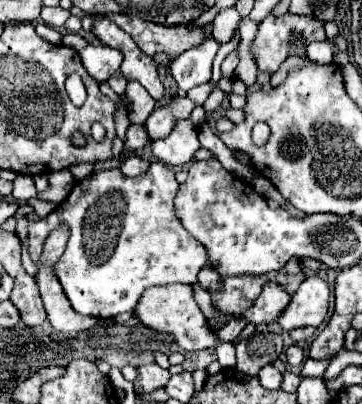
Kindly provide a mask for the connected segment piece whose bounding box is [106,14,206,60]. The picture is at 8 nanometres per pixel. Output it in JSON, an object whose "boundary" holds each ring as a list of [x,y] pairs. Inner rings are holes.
{"boundary":[[[106,14],[106,16],[114,20],[124,32],[128,32],[132,40],[138,44],[138,48],[148,56],[168,54],[168,58],[174,60],[178,52],[186,52],[186,48],[202,44],[202,36],[206,36],[206,32],[202,32],[200,26],[190,26],[190,24],[160,26],[154,22],[146,22],[138,16],[126,16],[126,14]]]}

